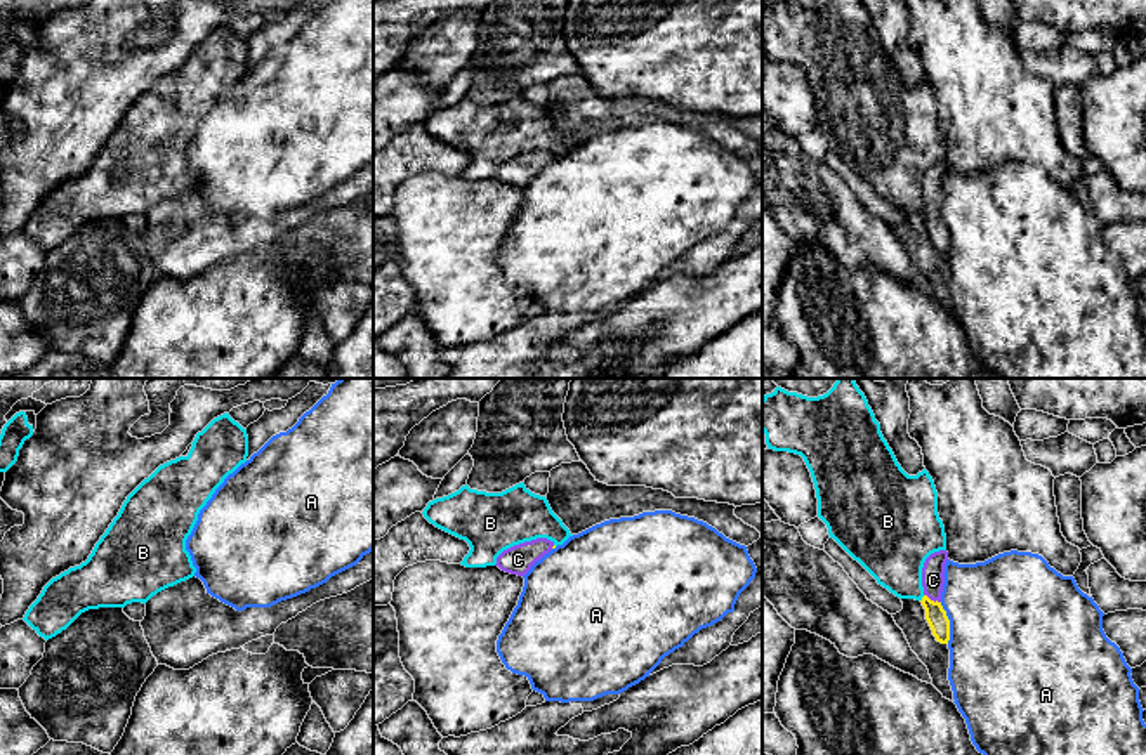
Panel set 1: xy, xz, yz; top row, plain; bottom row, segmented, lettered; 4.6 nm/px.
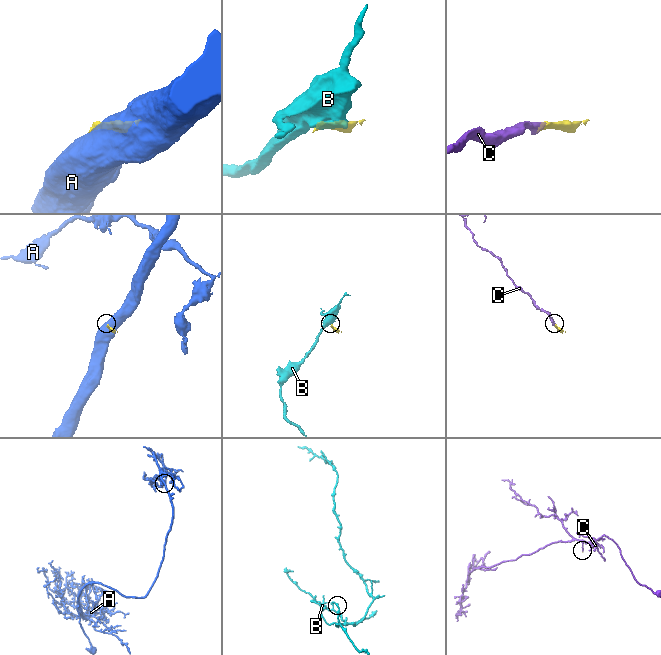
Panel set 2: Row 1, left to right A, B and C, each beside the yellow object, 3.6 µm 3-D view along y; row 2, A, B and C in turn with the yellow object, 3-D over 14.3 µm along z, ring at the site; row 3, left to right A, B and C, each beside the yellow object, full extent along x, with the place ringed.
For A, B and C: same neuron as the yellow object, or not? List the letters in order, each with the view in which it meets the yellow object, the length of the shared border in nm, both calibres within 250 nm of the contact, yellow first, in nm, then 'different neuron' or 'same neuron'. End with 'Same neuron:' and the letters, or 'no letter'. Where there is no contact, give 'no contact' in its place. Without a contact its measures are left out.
A: meets yellow in yz; contact 200 nm long; 100 nm thick on the yellow side, 500 nm on the other; different neuron
B: meets yellow in yz; contact 40 nm long; 100 nm thick on the yellow side, 280 nm on the other; different neuron
C: meets yellow in yz; contact 90 nm long; 100 nm thick on the yellow side, 110 nm on the other; same neuron
Same neuron: C

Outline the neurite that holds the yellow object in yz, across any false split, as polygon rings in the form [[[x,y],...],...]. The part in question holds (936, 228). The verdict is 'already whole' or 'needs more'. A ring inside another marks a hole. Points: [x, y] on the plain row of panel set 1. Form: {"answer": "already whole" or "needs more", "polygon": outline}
{"answer": "needs more", "polygon": [[[939,161],[931,165],[922,179],[922,198],[924,208],[922,217],[925,220],[925,231],[932,241],[938,253],[948,255],[950,252],[950,231],[941,217],[941,203],[945,196],[945,175],[948,172],[948,163]]]}

